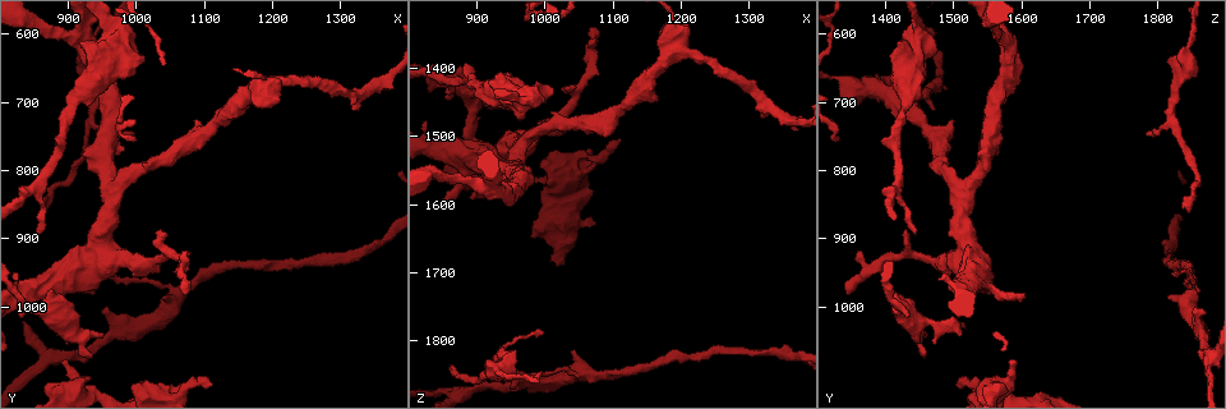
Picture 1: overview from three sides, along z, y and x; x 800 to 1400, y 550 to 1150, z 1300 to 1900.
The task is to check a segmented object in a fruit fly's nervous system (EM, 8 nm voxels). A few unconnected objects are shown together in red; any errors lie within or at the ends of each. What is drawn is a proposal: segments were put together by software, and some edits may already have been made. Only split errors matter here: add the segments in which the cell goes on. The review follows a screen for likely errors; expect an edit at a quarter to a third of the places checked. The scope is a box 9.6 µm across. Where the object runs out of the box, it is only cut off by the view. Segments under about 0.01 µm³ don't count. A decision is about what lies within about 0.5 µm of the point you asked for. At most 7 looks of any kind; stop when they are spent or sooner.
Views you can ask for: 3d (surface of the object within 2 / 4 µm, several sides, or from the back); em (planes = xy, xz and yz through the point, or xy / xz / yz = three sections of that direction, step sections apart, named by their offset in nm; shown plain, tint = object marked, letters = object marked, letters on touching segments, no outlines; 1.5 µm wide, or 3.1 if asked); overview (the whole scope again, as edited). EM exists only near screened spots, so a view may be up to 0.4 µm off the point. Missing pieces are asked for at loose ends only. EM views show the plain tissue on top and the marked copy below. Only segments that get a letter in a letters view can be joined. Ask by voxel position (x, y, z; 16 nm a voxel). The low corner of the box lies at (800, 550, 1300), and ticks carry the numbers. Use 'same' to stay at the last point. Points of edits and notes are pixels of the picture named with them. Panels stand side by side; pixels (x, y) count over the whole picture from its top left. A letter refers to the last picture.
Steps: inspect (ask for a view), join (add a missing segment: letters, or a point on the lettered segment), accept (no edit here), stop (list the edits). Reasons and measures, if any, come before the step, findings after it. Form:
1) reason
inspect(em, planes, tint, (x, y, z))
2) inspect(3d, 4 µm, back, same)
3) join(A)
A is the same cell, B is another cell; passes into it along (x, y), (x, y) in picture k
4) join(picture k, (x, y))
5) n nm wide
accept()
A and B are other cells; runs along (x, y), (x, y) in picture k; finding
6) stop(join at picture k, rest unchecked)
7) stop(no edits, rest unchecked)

branch stops here
inspect(em, planes, letters, (1010, 630, 1430))

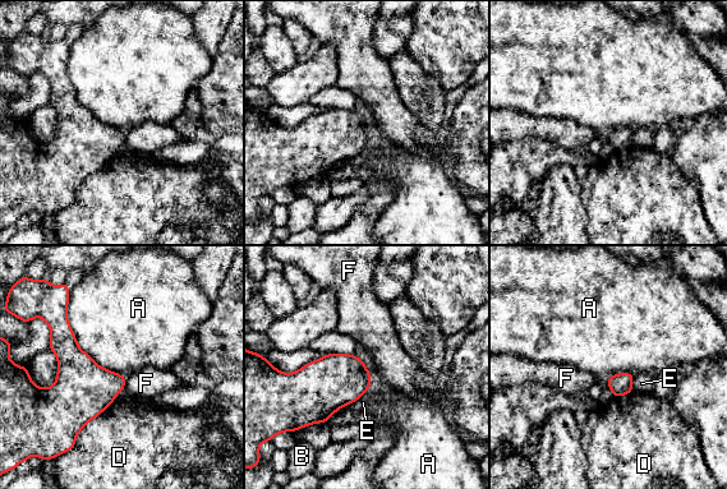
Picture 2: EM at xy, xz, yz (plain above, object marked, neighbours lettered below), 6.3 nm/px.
accept()
A, B, D, E and F are other cells; border along (68, 298), (77, 344), (124, 377) in picture 2; none of them fits

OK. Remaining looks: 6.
long arm stops here
inspect(em, planes, letters, (870, 860, 1845))

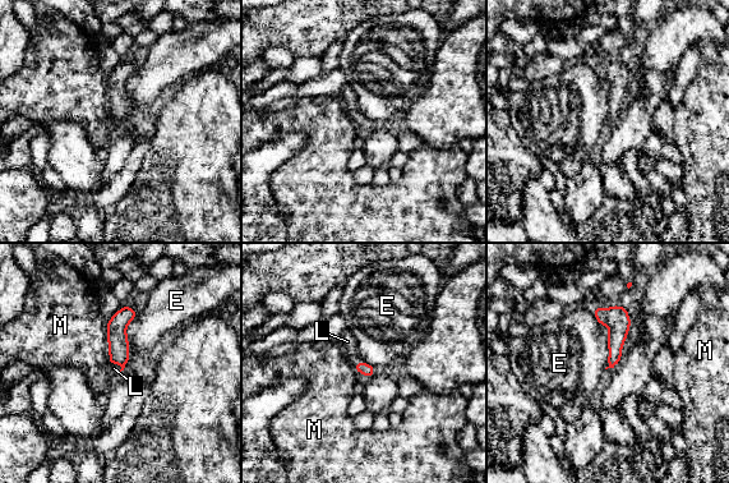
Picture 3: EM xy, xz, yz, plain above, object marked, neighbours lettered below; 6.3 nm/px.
80 nm wide
join(L)
L is the same cell, E and M are other cells; passes into it along (364, 368), (358, 363), (347, 341) in picture 3; the cell continues

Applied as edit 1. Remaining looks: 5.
inspect(overview)

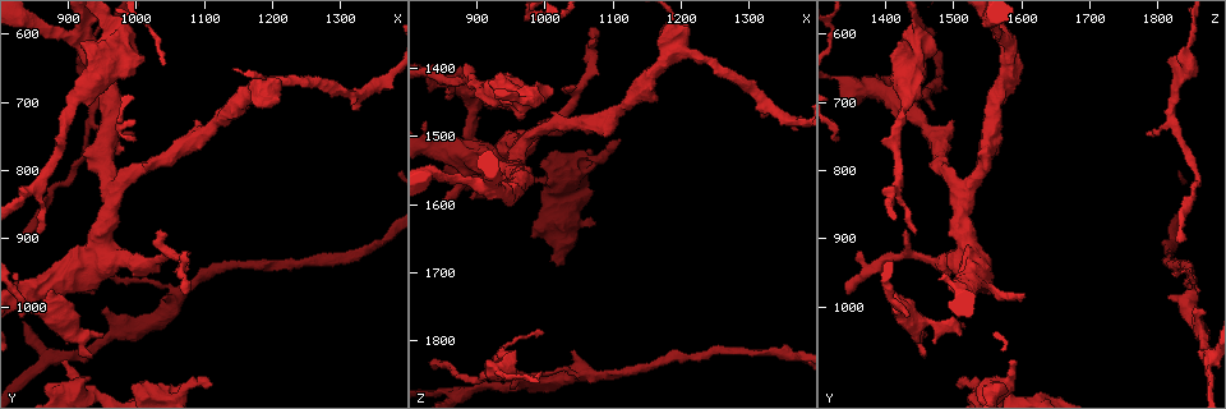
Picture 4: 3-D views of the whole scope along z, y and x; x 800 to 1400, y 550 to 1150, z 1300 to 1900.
free end
inspect(3d, 2 µm, (1115, 1115, 1505))

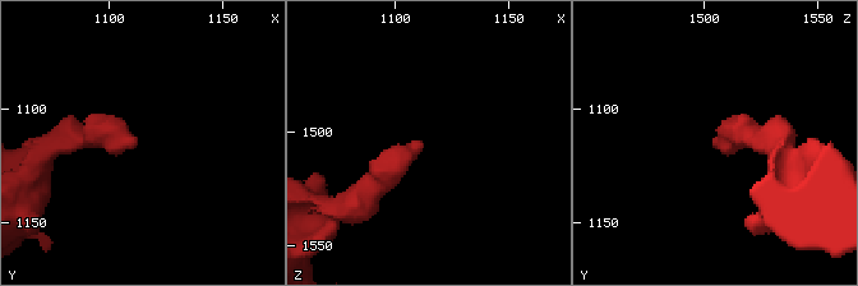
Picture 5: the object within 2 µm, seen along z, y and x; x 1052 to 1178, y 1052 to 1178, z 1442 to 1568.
now the EM
inspect(em, planes, letters, (1110, 1116, 1505))

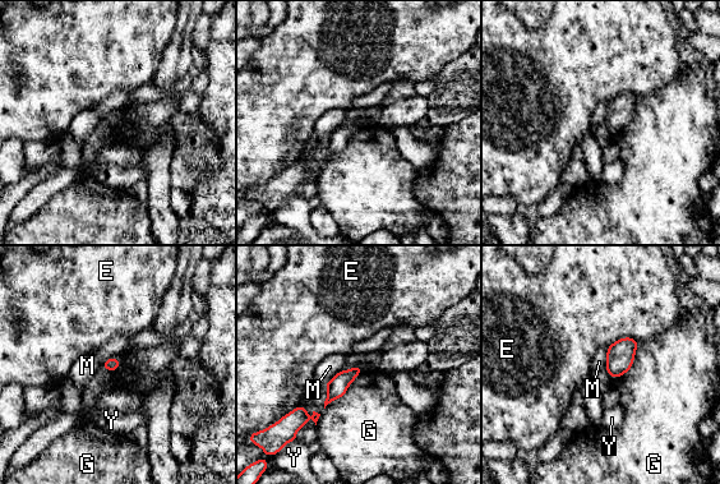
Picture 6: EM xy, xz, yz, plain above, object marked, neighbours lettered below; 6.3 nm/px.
accept()
E, G, M and Y are other cells; border along (363, 370), (347, 390), (324, 409) in picture 6; no lettered segment goes on from it

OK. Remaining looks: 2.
stop(join at picture 3, rest unchecked)

